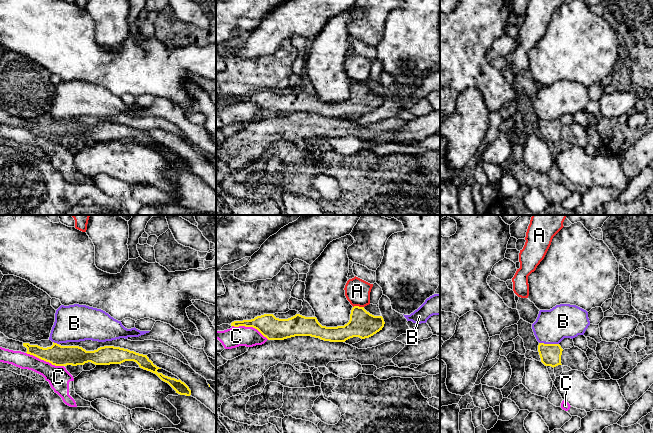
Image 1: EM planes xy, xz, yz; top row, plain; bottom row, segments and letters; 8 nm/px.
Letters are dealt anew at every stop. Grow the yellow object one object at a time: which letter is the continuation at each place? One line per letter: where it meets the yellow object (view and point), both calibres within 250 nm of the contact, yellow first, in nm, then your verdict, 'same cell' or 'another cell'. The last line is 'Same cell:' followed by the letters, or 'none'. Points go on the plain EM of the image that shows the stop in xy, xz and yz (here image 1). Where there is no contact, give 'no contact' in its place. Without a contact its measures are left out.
A: xz (358, 82) | 220/200 nm | another cell
B: yz (549, 120) | 170/280 nm | another cell
C: xy (45, 136) | 170/180 nm | another cell
Same cell: none

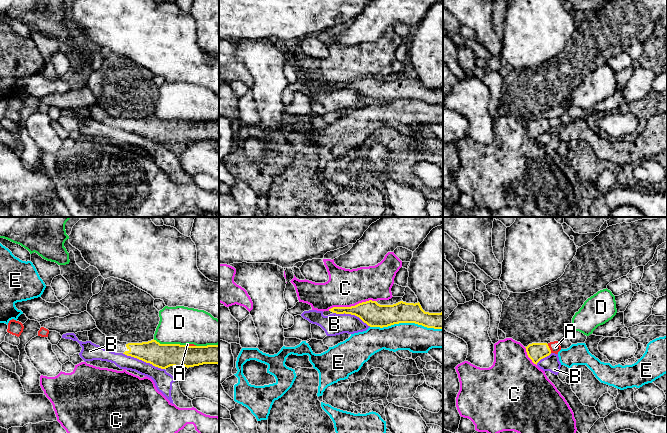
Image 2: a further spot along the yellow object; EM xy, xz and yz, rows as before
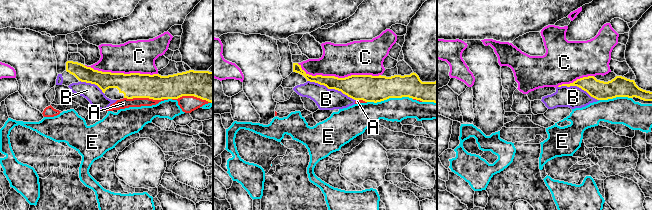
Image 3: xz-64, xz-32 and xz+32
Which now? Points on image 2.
A: yz (549, 124) | 140/90 nm | another cell
B: xy (143, 136) | 190/150 nm | another cell
C: xz (351, 82) | 190/300 nm | another cell
D: xy (170, 120) | 190/300 nm | another cell
E: xz (406, 98) | 190/220 nm | another cell
Same cell: none

